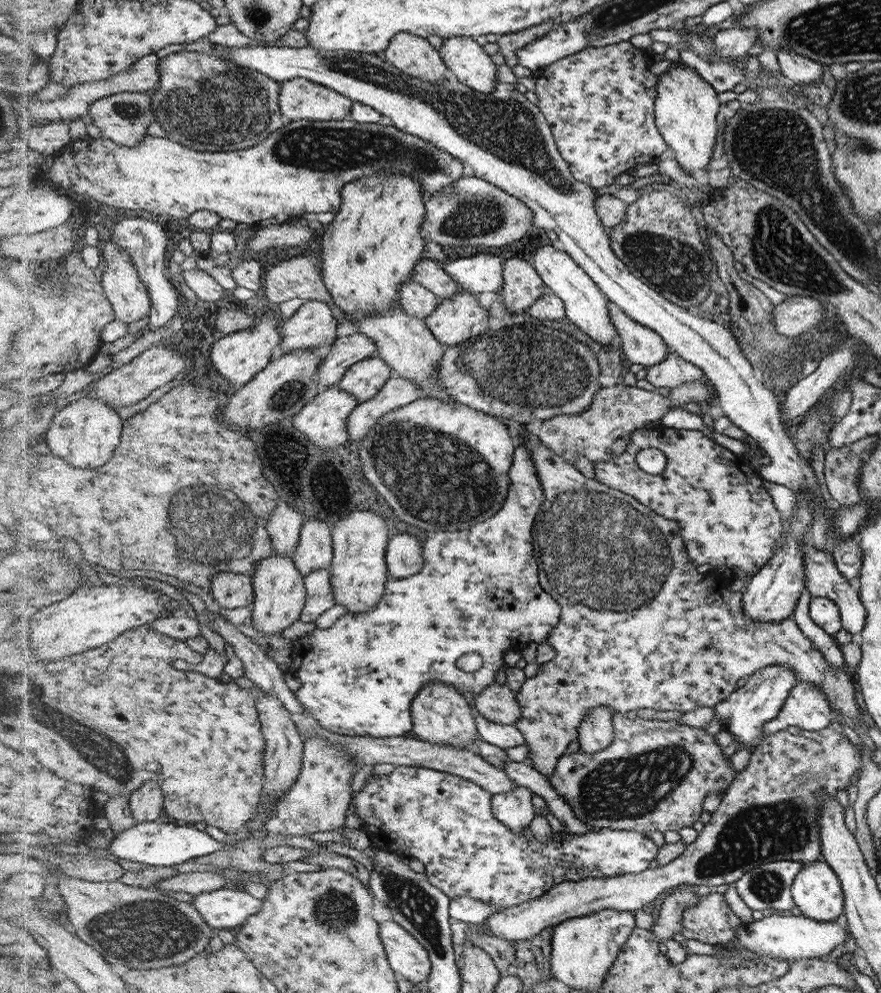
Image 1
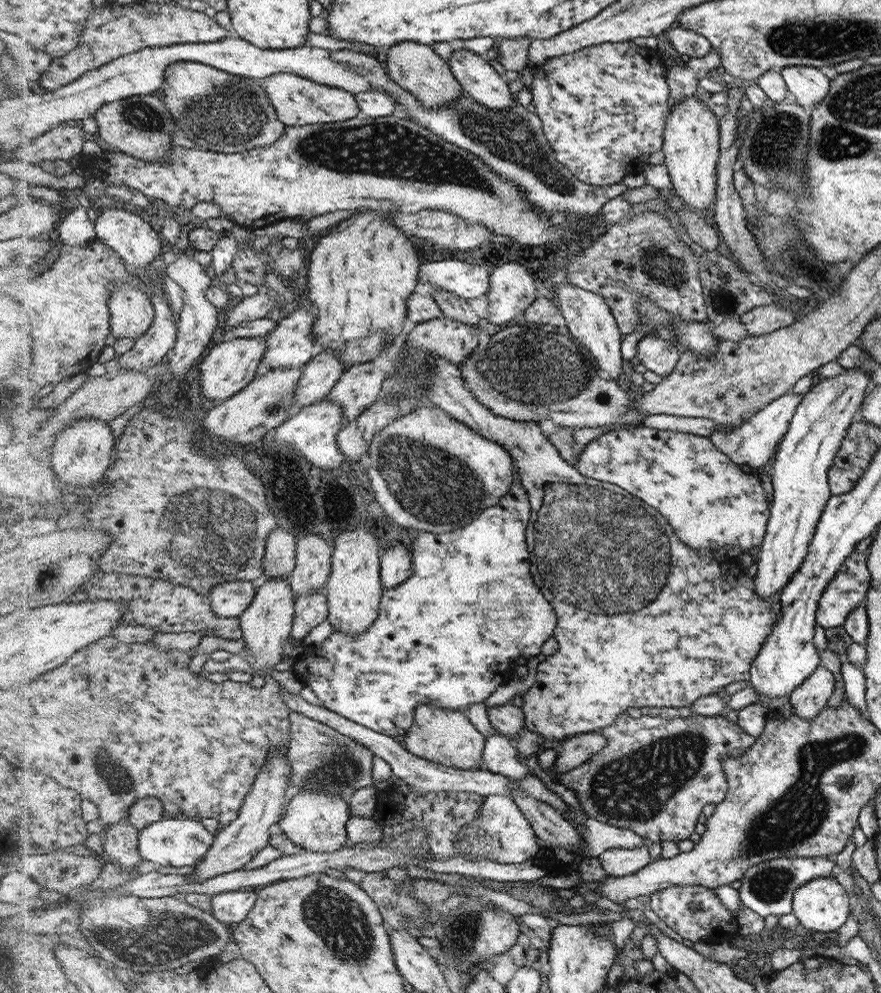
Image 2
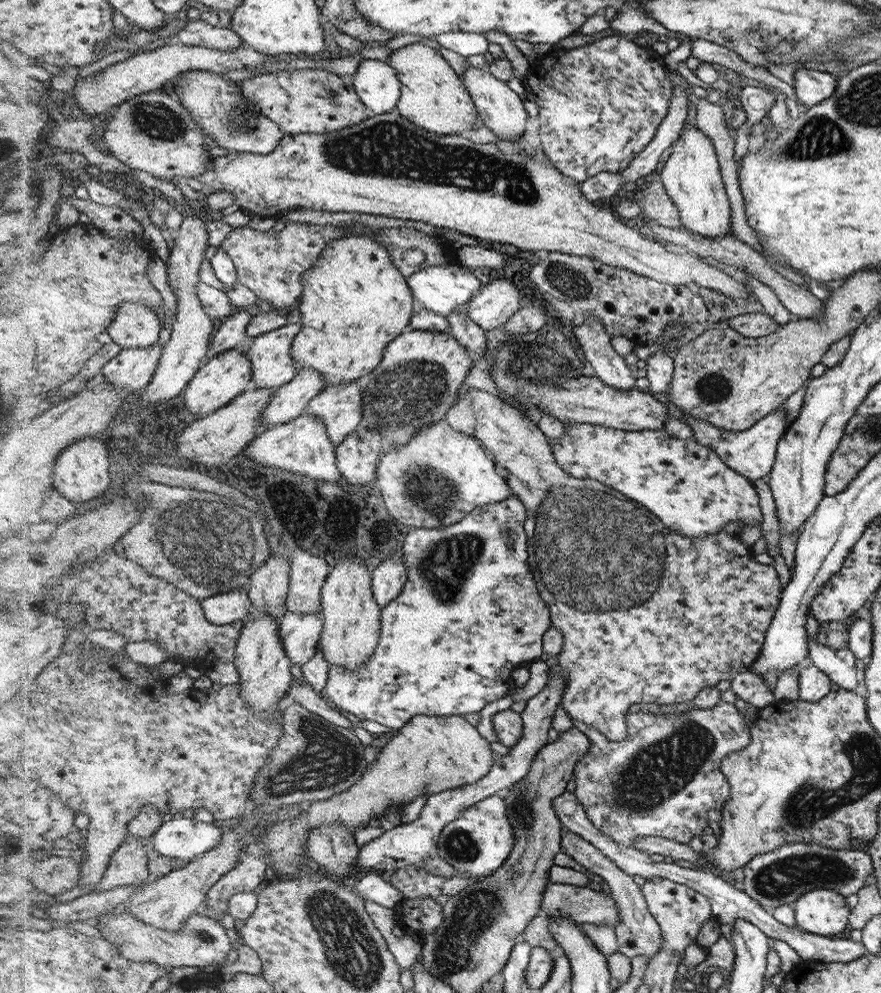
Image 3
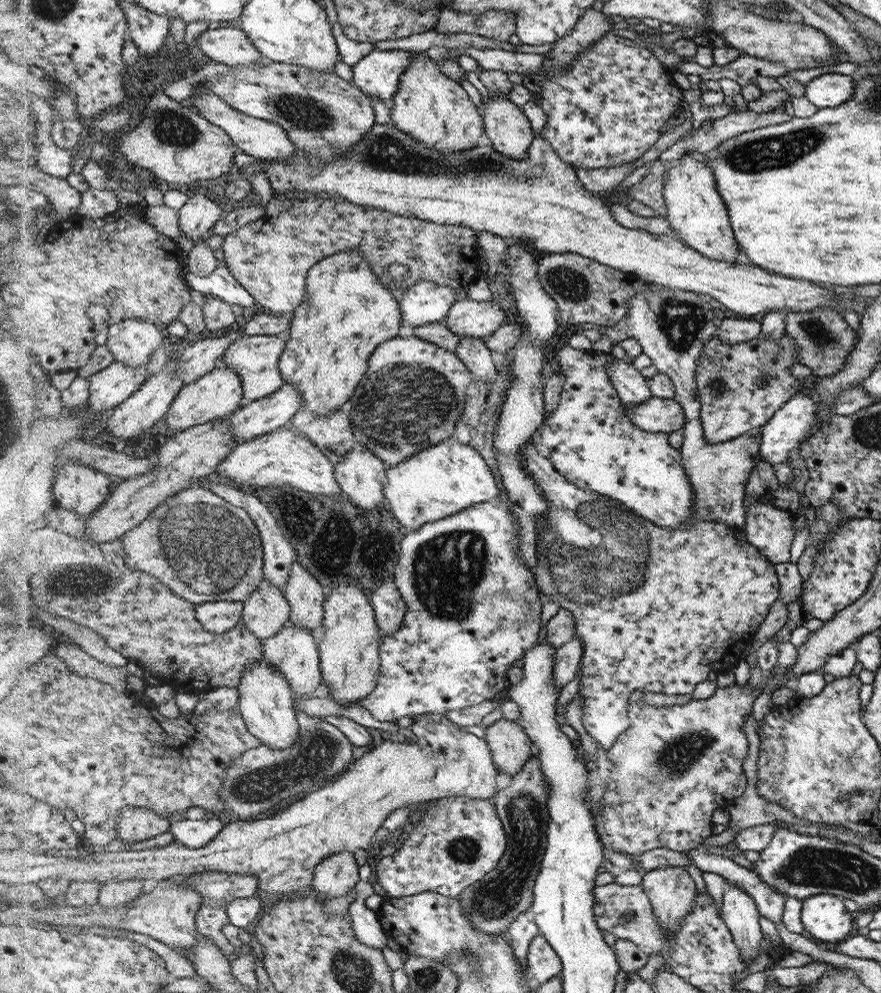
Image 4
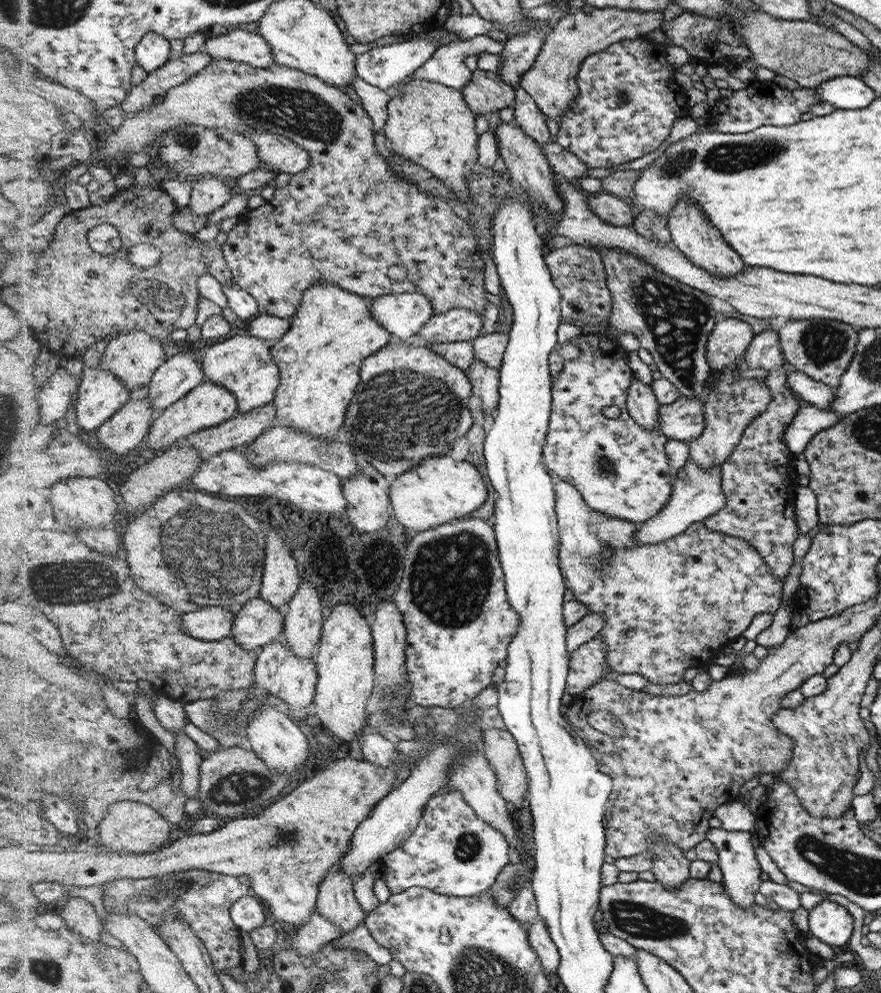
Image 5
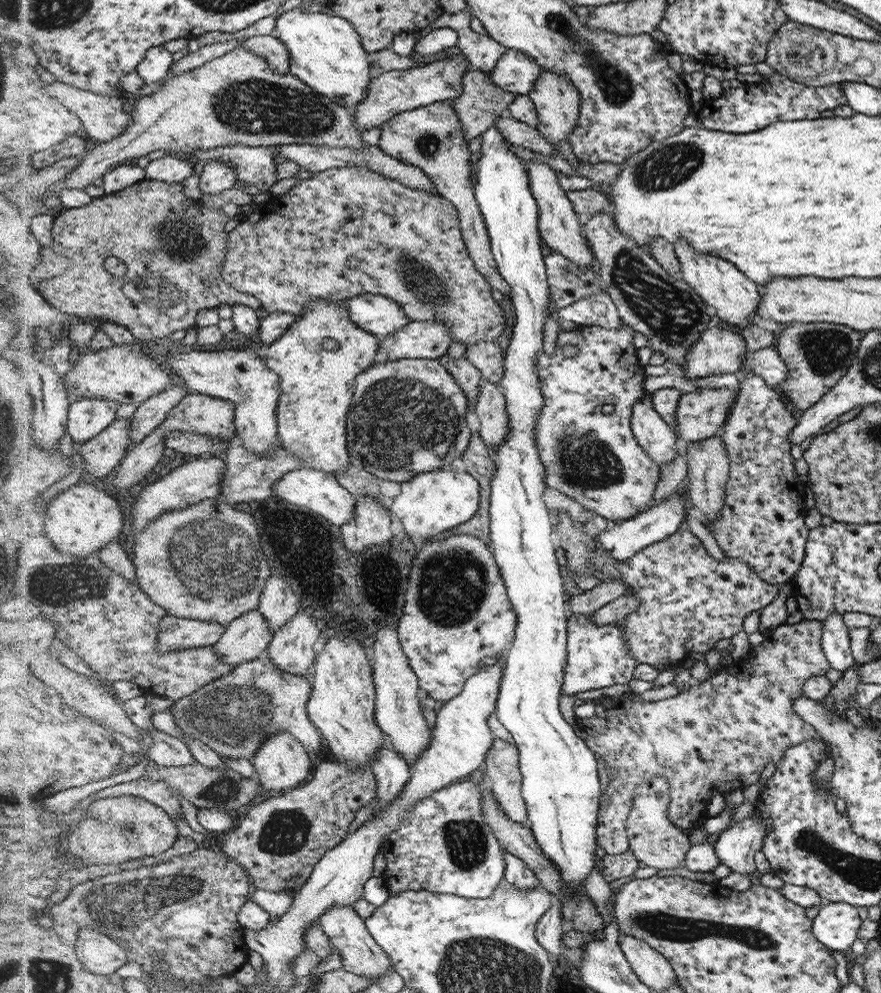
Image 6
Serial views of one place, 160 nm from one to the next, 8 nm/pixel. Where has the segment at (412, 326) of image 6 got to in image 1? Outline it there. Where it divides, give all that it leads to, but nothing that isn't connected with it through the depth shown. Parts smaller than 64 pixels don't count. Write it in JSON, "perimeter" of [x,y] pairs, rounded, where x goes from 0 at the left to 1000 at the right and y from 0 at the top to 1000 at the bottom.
{"perimeter":[[[595,261],[572,264],[571,282],[571,290],[565,295],[580,315],[597,314],[622,293],[611,273]]]}

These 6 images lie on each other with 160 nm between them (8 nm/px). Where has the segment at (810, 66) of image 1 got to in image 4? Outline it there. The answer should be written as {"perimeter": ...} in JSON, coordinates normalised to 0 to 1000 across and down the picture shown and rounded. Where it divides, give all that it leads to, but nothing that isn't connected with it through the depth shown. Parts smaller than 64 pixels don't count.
{"perimeter":[[[936,74],[916,84],[914,98],[930,110],[944,109],[960,103],[969,90],[969,77]]]}

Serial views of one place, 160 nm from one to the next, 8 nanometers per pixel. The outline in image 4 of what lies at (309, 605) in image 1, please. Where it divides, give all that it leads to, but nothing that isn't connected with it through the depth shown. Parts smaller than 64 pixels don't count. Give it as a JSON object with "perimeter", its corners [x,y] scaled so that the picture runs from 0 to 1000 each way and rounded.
{"perimeter":[[[330,625],[313,640],[303,642],[301,648],[302,665],[326,683],[333,695],[334,704],[356,701],[362,689],[365,688],[367,681],[362,668],[362,650],[356,646],[353,636]]]}

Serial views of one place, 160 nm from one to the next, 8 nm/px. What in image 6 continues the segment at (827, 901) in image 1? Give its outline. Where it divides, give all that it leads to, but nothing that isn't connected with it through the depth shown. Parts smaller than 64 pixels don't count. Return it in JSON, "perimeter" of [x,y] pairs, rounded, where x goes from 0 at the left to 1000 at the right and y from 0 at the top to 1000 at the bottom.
{"perimeter":[[[936,908],[923,925],[925,942],[944,957],[965,957],[976,937],[976,922],[969,911]]]}

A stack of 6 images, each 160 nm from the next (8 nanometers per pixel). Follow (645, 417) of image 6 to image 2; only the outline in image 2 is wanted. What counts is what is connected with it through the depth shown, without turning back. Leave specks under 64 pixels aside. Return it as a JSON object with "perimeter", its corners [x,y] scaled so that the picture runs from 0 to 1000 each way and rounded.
{"perimeter":[[[633,272],[627,277],[628,283],[630,283],[628,290],[630,290],[630,298],[633,299],[633,309],[638,313],[645,332],[652,338],[652,341],[656,341],[666,350],[670,359],[681,369],[681,373],[700,382],[704,377],[708,376],[706,374],[708,362],[706,362],[705,356],[708,338],[703,333],[700,322],[697,320],[692,309],[680,296],[659,291],[645,281],[640,281],[640,278],[636,277]]]}

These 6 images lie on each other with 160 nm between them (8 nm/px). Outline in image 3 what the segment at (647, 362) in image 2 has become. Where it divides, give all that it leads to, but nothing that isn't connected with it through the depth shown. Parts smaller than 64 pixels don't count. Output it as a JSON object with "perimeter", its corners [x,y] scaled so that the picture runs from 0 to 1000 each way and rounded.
{"perimeter":[[[745,354],[734,363],[732,371],[736,374],[733,381],[738,384],[736,393],[743,399],[751,400],[763,391],[763,383],[766,381],[766,361],[756,354]]]}

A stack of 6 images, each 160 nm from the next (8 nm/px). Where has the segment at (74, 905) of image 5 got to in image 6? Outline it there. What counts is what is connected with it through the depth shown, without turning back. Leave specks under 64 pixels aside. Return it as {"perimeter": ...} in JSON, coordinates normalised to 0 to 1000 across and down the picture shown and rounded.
{"perimeter":[[[100,933],[93,937],[93,943],[95,947],[91,947],[89,963],[98,977],[123,984],[142,975],[148,968],[143,956],[128,948],[126,941]]]}

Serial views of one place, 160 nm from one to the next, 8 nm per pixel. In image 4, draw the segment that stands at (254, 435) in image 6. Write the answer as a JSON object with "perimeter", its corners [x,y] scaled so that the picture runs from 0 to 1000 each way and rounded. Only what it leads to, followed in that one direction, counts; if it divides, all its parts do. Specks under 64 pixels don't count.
{"perimeter":[[[325,336],[320,337],[277,337],[259,351],[254,360],[254,371],[263,371],[272,377],[277,387],[278,399],[287,405],[302,401],[305,397],[313,395],[322,388],[320,377],[317,373],[317,364],[325,349]]]}

